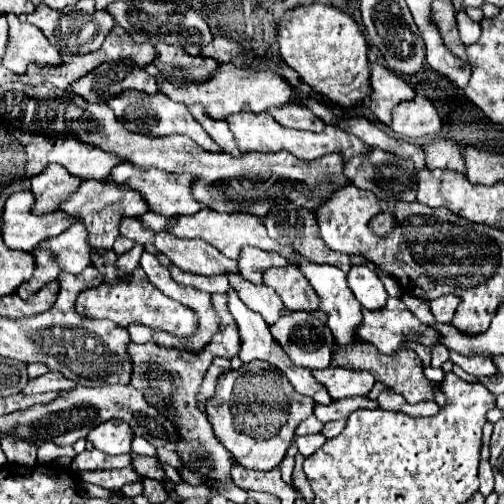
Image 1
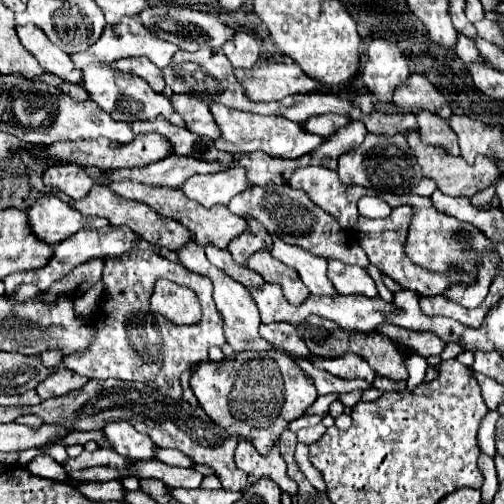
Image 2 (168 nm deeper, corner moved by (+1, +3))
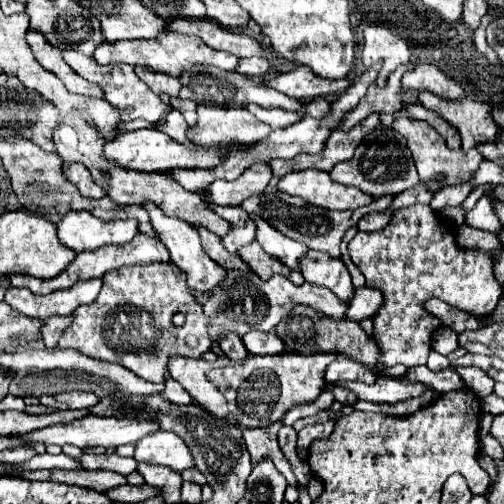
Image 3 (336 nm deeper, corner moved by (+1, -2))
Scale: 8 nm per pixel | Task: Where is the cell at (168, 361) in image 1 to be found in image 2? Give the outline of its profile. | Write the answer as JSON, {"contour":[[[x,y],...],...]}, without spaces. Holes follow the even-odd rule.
{"contour":[[[131,250],[131,254],[123,254],[123,258],[105,258],[103,280],[105,290],[111,294],[111,298],[99,306],[97,314],[91,320],[97,328],[97,336],[83,356],[73,354],[63,360],[63,366],[95,380],[119,378],[155,384],[155,388],[163,396],[181,400],[183,390],[179,376],[185,370],[191,370],[191,366],[205,362],[211,346],[225,344],[223,320],[219,318],[219,310],[213,302],[211,282],[207,282],[207,278],[203,278],[201,274],[191,274],[181,264],[157,256],[151,250]],[[159,278],[179,282],[181,286],[197,292],[203,310],[199,326],[175,326],[163,316],[151,312],[149,294],[153,292],[153,286]]]}

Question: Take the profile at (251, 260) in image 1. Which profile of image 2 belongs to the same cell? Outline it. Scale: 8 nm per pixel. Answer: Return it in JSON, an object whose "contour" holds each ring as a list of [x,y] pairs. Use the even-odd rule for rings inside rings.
{"contour":[[[247,220],[247,222],[249,222],[249,232],[233,238],[227,246],[233,260],[239,262],[241,266],[247,262],[247,258],[251,258],[251,254],[259,250],[269,250],[273,242],[271,236],[263,230],[263,226],[259,226],[255,220]]]}

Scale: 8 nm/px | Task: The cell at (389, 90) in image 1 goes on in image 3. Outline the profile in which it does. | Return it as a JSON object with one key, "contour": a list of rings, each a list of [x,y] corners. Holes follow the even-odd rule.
{"contour":[[[369,25],[365,29],[365,43],[361,55],[363,61],[383,61],[377,77],[379,87],[385,85],[391,71],[395,71],[401,63],[409,63],[411,57],[407,43],[383,25]]]}

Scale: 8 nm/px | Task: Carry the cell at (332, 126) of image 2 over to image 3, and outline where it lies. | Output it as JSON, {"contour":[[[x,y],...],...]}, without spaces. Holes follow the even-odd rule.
{"contour":[[[399,67],[397,71],[393,71],[391,77],[387,77],[385,87],[379,87],[377,83],[373,83],[367,91],[367,95],[359,101],[359,105],[347,113],[347,119],[341,123],[339,129],[349,131],[353,129],[357,123],[361,123],[367,115],[379,111],[379,113],[391,113],[397,115],[403,109],[403,85],[401,85],[401,77],[407,71],[407,67]]]}

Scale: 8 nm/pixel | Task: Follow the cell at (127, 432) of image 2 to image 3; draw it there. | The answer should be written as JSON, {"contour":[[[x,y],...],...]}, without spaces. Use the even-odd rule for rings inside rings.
{"contour":[[[159,431],[137,441],[135,459],[165,465],[177,473],[195,467],[189,447],[171,431]]]}

